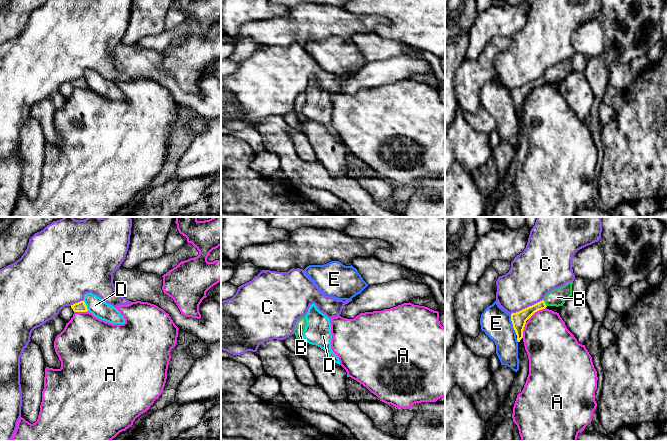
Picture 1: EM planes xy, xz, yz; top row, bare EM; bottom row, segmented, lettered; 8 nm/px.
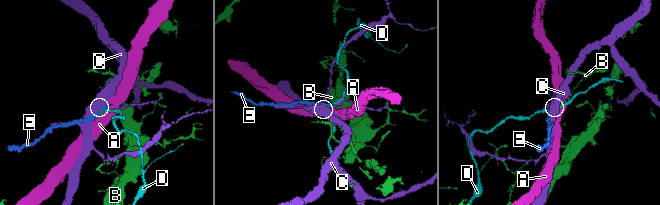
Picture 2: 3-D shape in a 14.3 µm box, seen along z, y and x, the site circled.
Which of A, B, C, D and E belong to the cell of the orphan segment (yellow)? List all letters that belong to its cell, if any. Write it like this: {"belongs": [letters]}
{"belongs": ["B"]}

